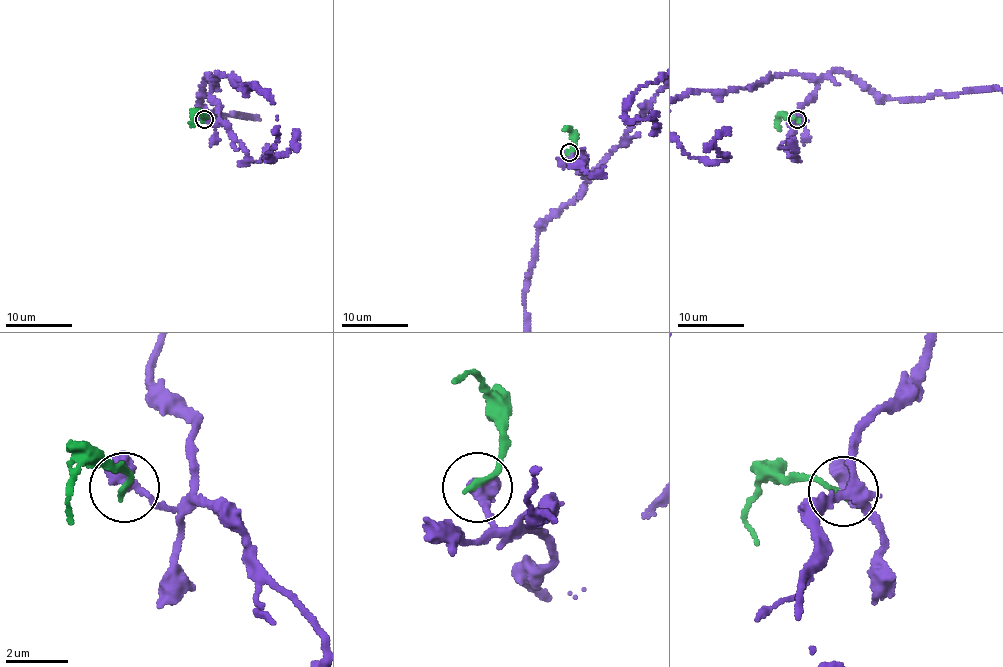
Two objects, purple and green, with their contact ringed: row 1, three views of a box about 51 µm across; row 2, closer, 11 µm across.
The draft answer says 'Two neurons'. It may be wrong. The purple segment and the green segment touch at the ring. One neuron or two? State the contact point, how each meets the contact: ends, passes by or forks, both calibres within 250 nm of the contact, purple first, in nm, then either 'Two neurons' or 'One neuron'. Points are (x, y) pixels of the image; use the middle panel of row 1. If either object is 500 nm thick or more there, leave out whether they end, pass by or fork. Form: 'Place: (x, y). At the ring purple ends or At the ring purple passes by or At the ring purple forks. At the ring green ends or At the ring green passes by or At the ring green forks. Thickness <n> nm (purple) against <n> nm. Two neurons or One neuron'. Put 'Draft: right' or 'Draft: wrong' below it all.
Place: (569, 152). Thickness 550 nm (purple) against 200 nm. Two neurons
Draft: right

